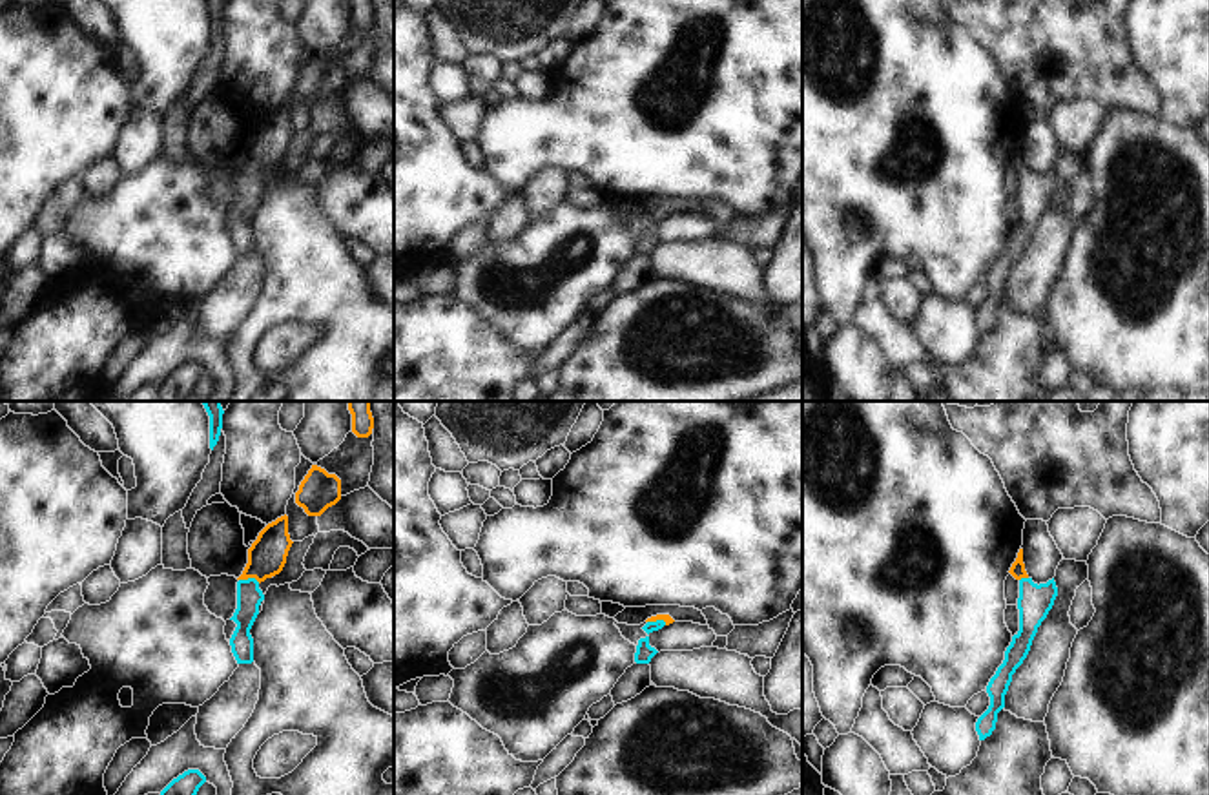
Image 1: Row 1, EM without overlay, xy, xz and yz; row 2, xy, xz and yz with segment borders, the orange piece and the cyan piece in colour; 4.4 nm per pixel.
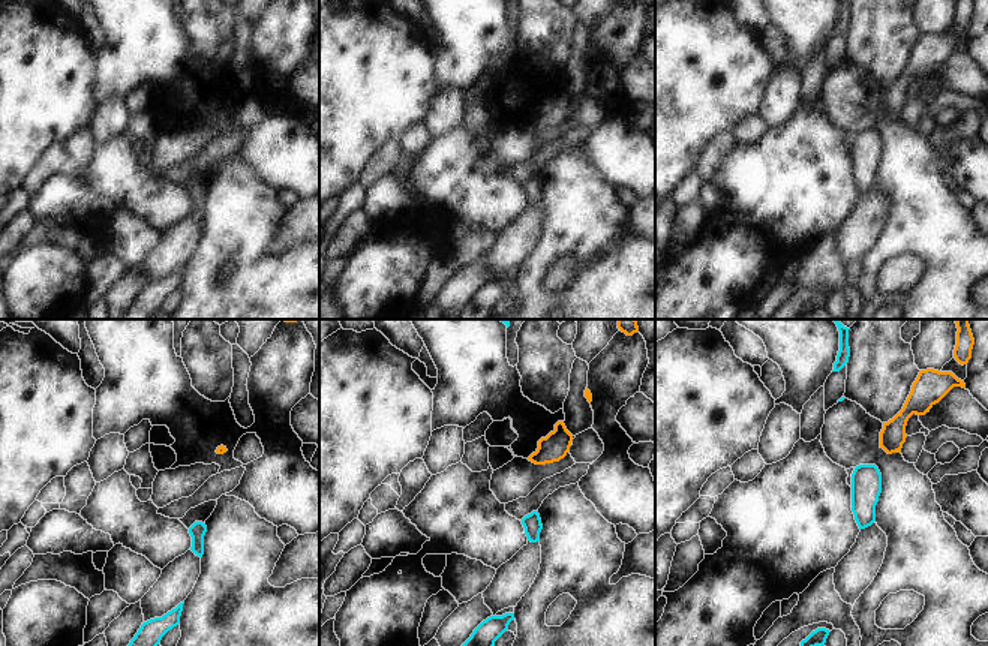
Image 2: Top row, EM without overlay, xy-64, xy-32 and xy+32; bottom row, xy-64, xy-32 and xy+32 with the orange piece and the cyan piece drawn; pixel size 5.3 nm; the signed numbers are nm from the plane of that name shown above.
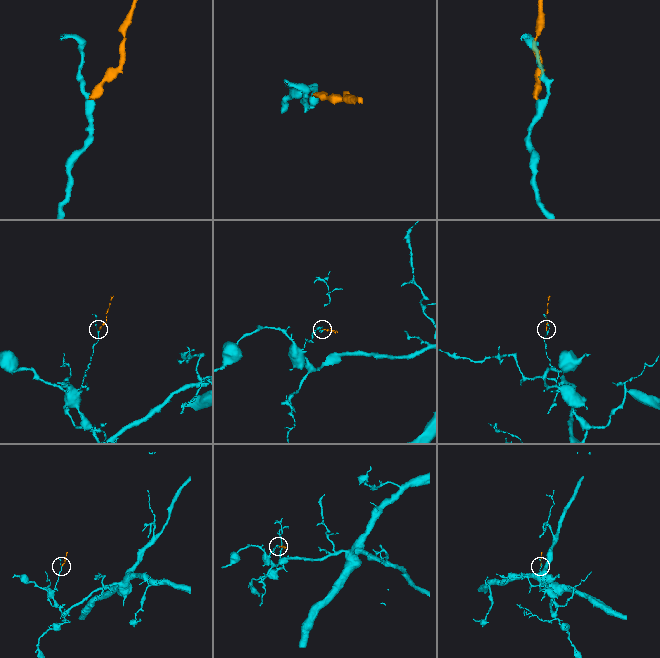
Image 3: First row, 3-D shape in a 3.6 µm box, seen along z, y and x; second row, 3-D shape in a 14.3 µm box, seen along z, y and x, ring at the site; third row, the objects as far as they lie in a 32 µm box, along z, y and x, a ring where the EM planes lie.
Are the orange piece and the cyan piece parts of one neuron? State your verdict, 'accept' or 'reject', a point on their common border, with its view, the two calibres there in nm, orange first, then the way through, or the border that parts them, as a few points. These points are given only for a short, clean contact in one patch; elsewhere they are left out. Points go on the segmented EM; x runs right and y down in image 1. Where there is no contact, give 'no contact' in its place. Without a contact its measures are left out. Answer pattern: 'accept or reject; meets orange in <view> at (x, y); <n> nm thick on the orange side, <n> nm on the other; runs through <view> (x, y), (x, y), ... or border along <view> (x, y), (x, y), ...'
accept; meets orange in xy at (250, 577); 170 nm thick on the orange side, 110 nm on the other; runs through xy (267, 557), (250, 577), (248, 595)

